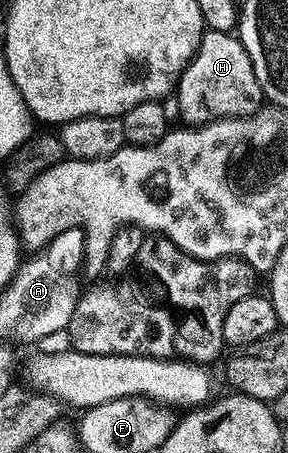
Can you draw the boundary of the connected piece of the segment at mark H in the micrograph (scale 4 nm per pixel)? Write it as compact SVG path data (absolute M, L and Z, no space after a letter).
M207 30L203 34L198 51L178 79L177 95L181 122L186 125L203 125L220 119L255 115L264 103L252 61L237 34L229 31Z

